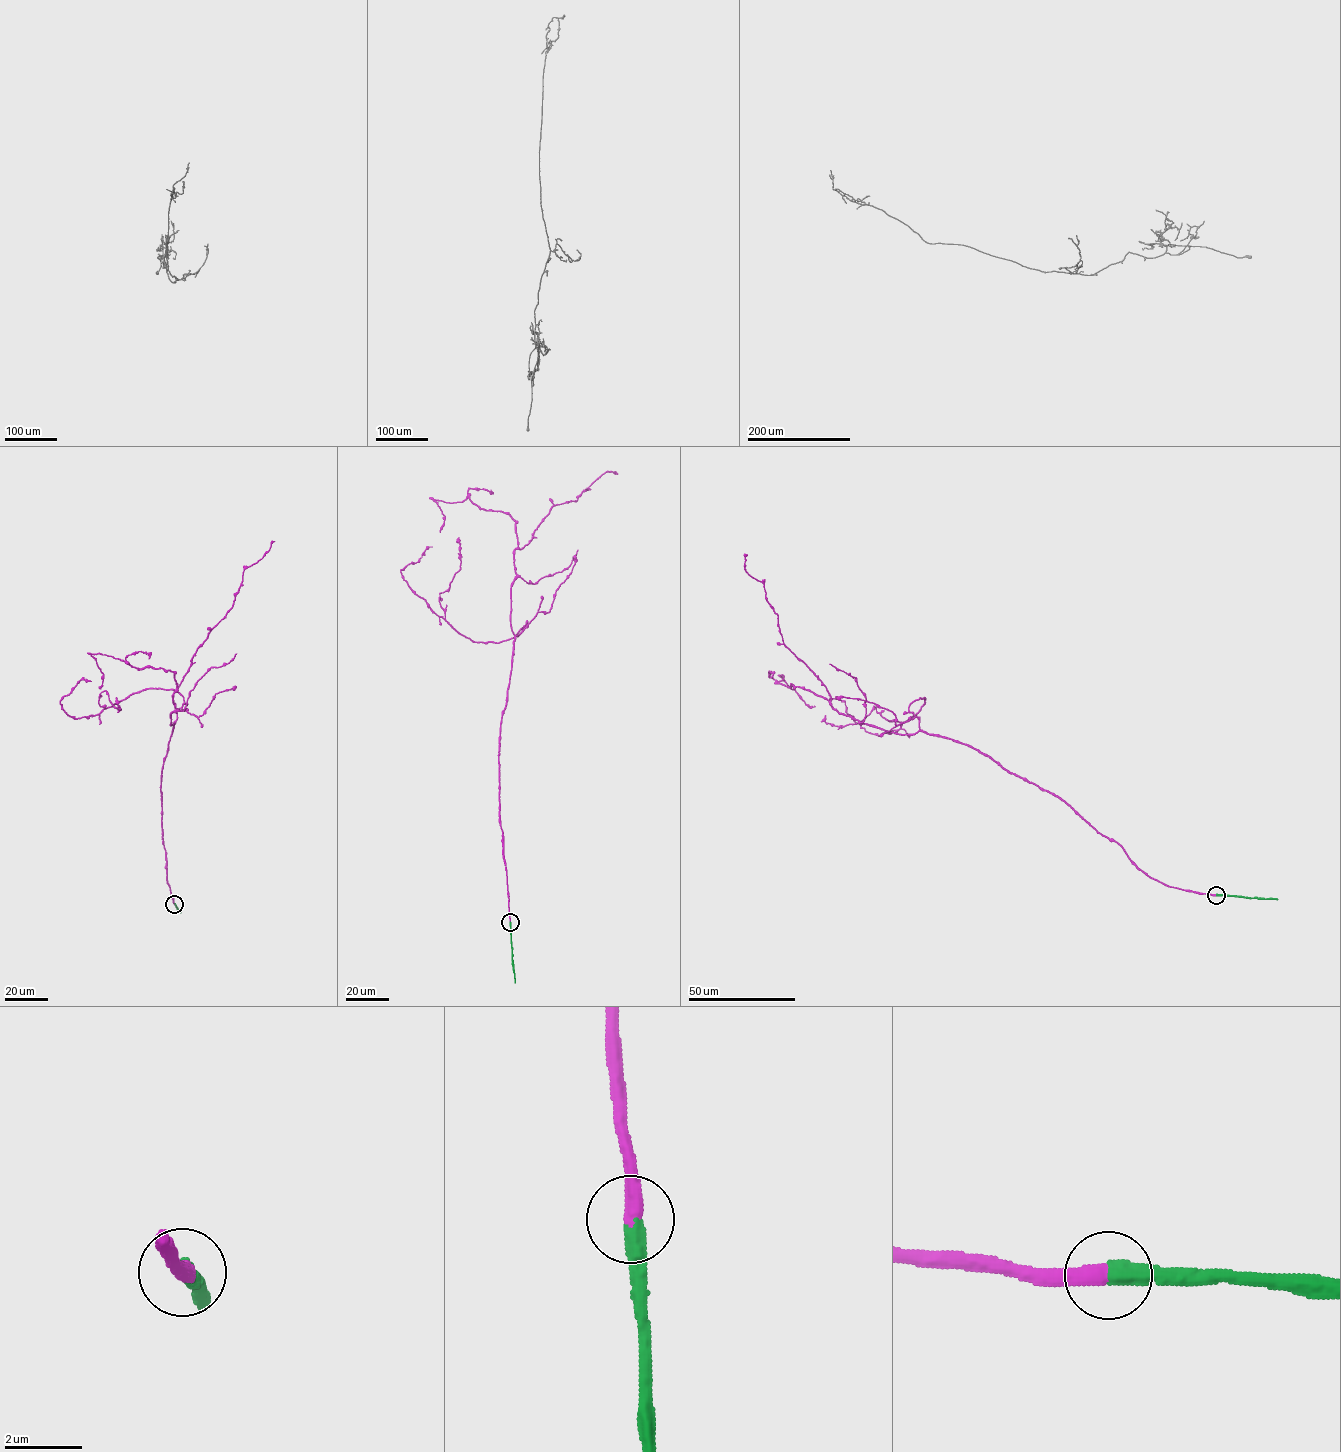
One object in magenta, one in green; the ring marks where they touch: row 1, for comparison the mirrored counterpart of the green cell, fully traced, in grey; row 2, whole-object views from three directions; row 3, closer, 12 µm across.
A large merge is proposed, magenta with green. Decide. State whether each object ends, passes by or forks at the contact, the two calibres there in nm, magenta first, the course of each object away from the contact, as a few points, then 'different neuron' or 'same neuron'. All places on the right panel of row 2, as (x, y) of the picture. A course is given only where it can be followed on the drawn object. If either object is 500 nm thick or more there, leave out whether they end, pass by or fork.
magenta ends | green ends | 440/480 nm | magenta via (1216, 895), (1150, 877), (1064, 801), (977, 750), (840, 714), (783, 643), (746, 554) | green via (1216, 895), (1277, 899) | same neuron

